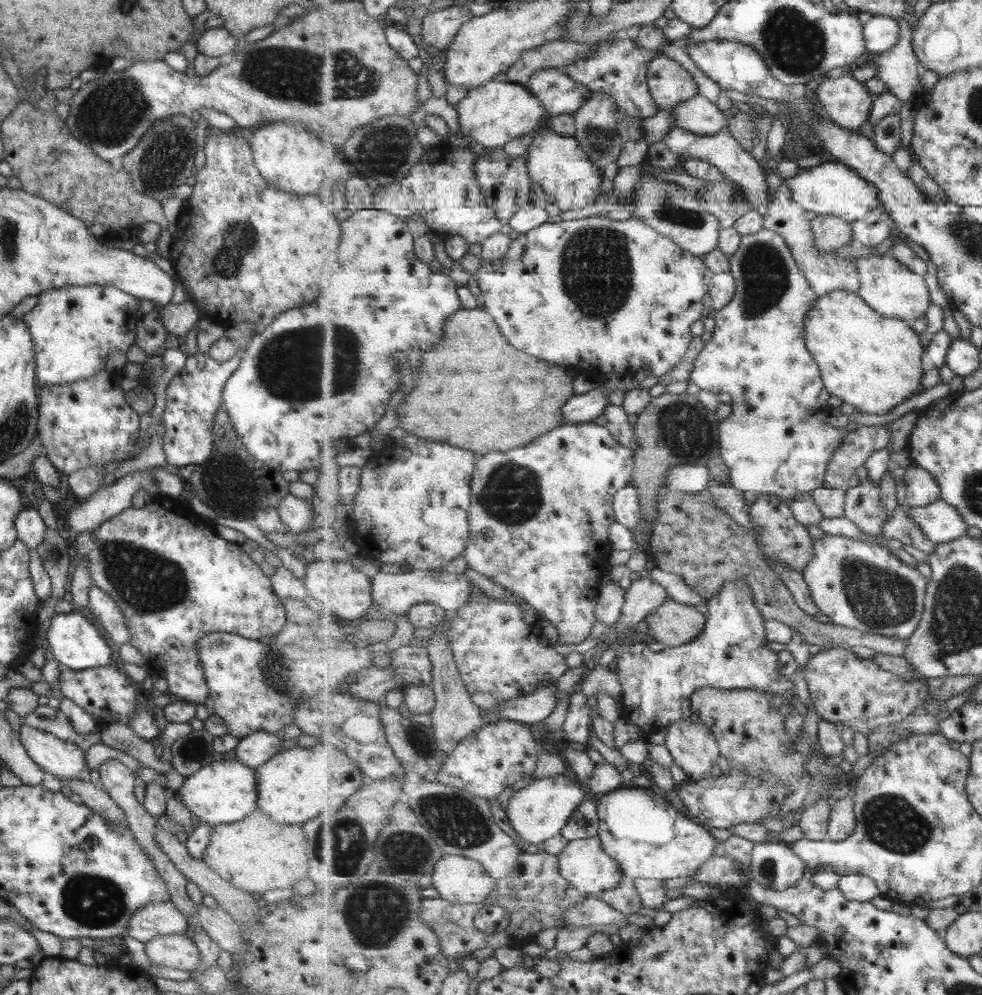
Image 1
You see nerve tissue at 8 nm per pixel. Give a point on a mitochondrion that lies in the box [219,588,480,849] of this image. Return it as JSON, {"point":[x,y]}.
{"point":[273,667]}

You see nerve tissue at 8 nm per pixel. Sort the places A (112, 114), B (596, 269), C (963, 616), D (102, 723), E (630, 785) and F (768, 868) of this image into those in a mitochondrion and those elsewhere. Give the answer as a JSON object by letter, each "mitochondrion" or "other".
{"A":"mitochondrion","B":"mitochondrion","C":"mitochondrion","D":"other","E":"other","F":"mitochondrion"}

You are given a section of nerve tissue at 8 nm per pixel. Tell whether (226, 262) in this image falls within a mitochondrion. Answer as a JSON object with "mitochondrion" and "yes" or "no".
{"mitochondrion":"yes"}

